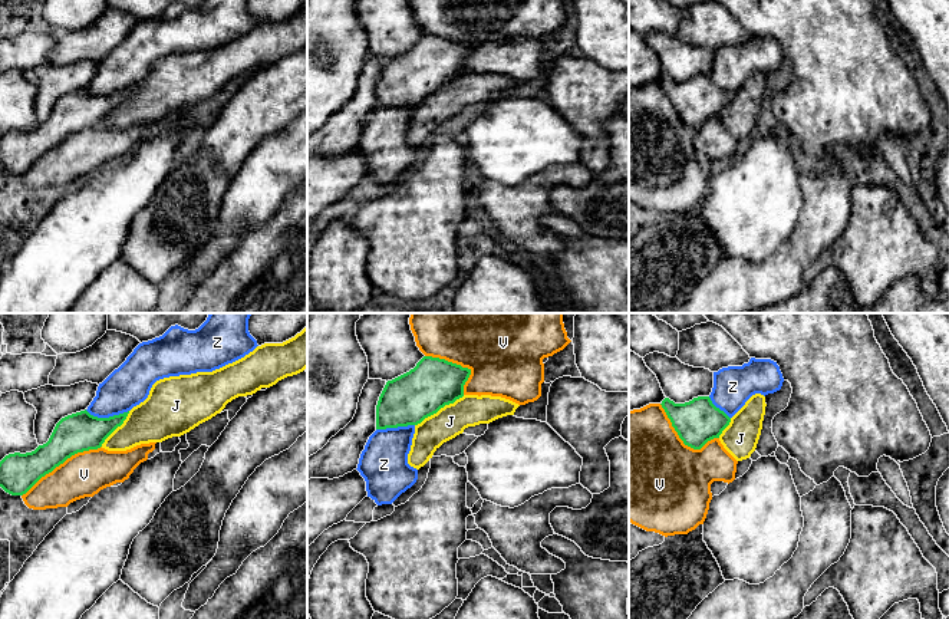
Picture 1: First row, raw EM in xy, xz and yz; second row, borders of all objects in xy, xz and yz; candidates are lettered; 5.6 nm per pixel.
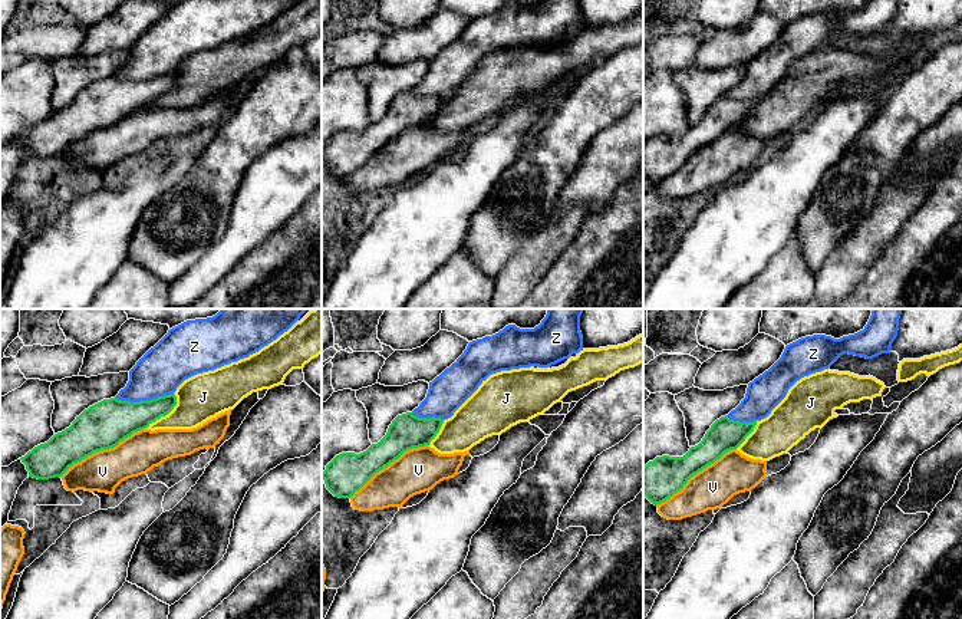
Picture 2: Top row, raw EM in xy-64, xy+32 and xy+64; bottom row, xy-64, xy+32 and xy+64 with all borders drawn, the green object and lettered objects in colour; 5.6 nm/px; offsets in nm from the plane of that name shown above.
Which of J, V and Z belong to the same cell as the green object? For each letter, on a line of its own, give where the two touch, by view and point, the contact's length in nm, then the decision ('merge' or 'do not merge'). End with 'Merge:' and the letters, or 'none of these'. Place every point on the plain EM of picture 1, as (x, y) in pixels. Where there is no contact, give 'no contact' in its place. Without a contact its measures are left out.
J: contact xz (440, 86); length 320 nm; do not merge
V: contact xy (61, 141); length 550 nm; do not merge
Z: contact xy (106, 96); length 240 nm; do not merge
Merge: none of these

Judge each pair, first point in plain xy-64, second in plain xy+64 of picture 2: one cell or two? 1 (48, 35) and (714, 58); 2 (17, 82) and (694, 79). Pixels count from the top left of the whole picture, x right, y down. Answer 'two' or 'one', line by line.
1: two
2: two

